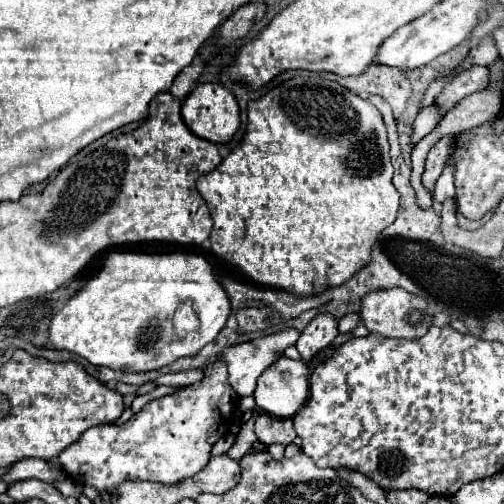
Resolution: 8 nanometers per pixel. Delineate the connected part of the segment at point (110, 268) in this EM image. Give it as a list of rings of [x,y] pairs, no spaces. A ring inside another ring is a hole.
[[[114,251],[106,257],[102,271],[90,279],[66,305],[54,315],[50,323],[50,345],[54,349],[66,349],[76,353],[98,367],[122,369],[122,371],[152,371],[174,363],[180,357],[194,357],[206,343],[214,341],[226,325],[230,315],[230,299],[224,287],[214,279],[210,263],[202,255],[194,253],[168,253],[168,255],[146,255],[146,253],[120,253]],[[180,303],[192,303],[200,319],[198,331],[188,333],[182,341],[172,343],[172,315]]]

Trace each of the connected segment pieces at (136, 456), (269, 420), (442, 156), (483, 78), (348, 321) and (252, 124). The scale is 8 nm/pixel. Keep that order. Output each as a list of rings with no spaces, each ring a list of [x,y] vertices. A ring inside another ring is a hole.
[[[222,359],[204,367],[204,379],[196,385],[180,387],[176,393],[154,399],[124,425],[96,425],[60,453],[60,465],[70,479],[96,487],[100,493],[116,493],[124,481],[178,483],[204,469],[212,445],[230,433],[234,423],[238,393],[228,383],[228,367]]]
[[[266,413],[258,415],[254,431],[258,441],[264,445],[272,445],[272,443],[290,445],[296,437],[292,419],[276,419],[274,415],[266,415]]]
[[[442,137],[442,139],[430,149],[430,153],[428,153],[428,157],[426,157],[426,169],[424,169],[424,175],[422,175],[422,183],[424,183],[424,187],[426,187],[430,193],[432,193],[432,189],[434,189],[436,179],[438,179],[440,173],[442,173],[444,161],[452,155],[452,147],[454,147],[452,141],[454,141],[452,137]]]
[[[474,65],[472,69],[458,75],[452,83],[448,83],[444,87],[444,91],[440,93],[440,97],[436,99],[436,103],[442,107],[444,113],[448,113],[462,97],[466,97],[474,91],[480,91],[486,85],[488,85],[488,69],[482,65]]]
[[[346,313],[346,315],[338,321],[338,329],[340,329],[342,333],[350,333],[358,323],[360,323],[360,315],[358,315],[358,313]]]
[[[294,77],[278,87],[270,89],[264,97],[258,101],[252,101],[248,107],[248,127],[244,131],[242,141],[230,151],[230,155],[210,173],[204,173],[198,177],[198,191],[208,203],[214,227],[210,231],[210,249],[240,267],[248,277],[252,277],[256,283],[272,285],[278,289],[286,289],[296,295],[312,295],[326,291],[328,287],[336,287],[344,281],[348,281],[364,263],[370,259],[370,251],[378,235],[384,227],[388,227],[396,219],[398,201],[400,195],[392,185],[392,165],[390,165],[390,145],[386,139],[386,127],[382,121],[382,115],[368,99],[358,97],[354,91],[338,85],[336,81],[328,81],[322,77]]]

